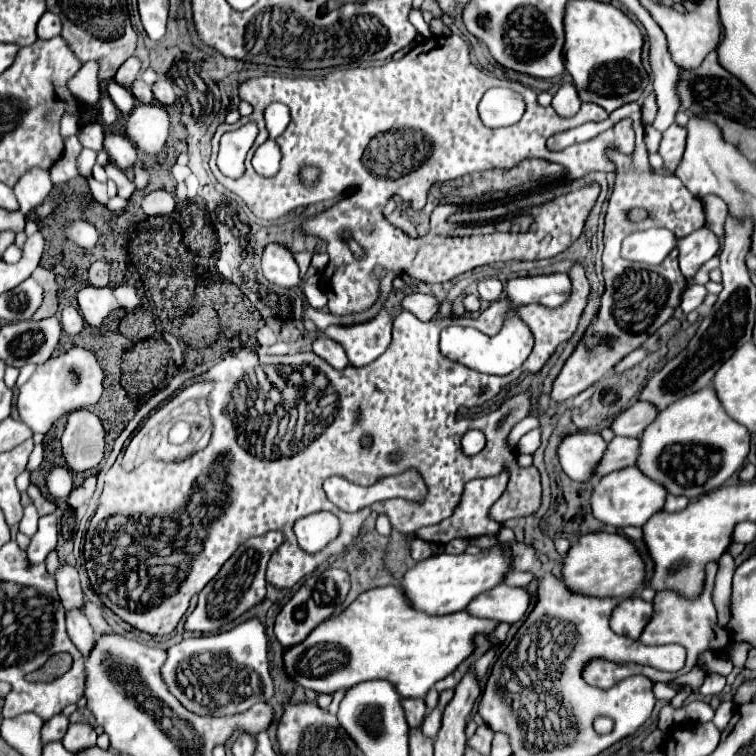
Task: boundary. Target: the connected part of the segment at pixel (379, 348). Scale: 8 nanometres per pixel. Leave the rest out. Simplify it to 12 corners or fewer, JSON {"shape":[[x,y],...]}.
{"shape":[[391,310],[367,322],[331,324],[325,334],[353,366],[367,366],[391,342]]}

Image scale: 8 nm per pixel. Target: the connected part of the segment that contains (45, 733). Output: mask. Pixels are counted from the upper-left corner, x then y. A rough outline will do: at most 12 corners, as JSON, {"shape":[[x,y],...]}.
{"shape":[[57,714],[41,730],[41,744],[61,742],[69,718]]}

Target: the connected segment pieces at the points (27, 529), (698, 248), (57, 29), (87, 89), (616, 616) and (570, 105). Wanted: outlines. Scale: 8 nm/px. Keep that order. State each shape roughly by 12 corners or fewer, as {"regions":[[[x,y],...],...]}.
{"regions":[[[33,504],[25,508],[19,530],[31,538],[37,532],[39,514]],[[707,228],[677,244],[685,278],[719,252],[719,238]],[[45,12],[37,36],[49,40],[61,34],[61,20]],[[87,62],[71,82],[73,92],[95,106],[99,102],[99,64]],[[643,598],[621,600],[611,612],[611,630],[639,640],[653,616]],[[563,84],[551,106],[563,118],[581,108],[573,84]]]}

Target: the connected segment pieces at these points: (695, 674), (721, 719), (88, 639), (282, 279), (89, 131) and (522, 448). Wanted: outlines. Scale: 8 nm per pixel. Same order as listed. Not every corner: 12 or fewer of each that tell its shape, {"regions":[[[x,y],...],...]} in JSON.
{"regions":[[[695,666],[673,681],[697,690],[703,684],[703,670]],[[723,700],[715,710],[713,724],[719,730],[729,724],[735,704]],[[79,608],[67,610],[67,634],[87,656],[95,644],[89,620]],[[267,244],[261,258],[269,282],[299,284],[299,266],[289,248]],[[99,120],[81,126],[77,138],[83,148],[97,152],[105,142]],[[529,430],[517,444],[519,454],[533,454],[541,444],[541,430]]]}

